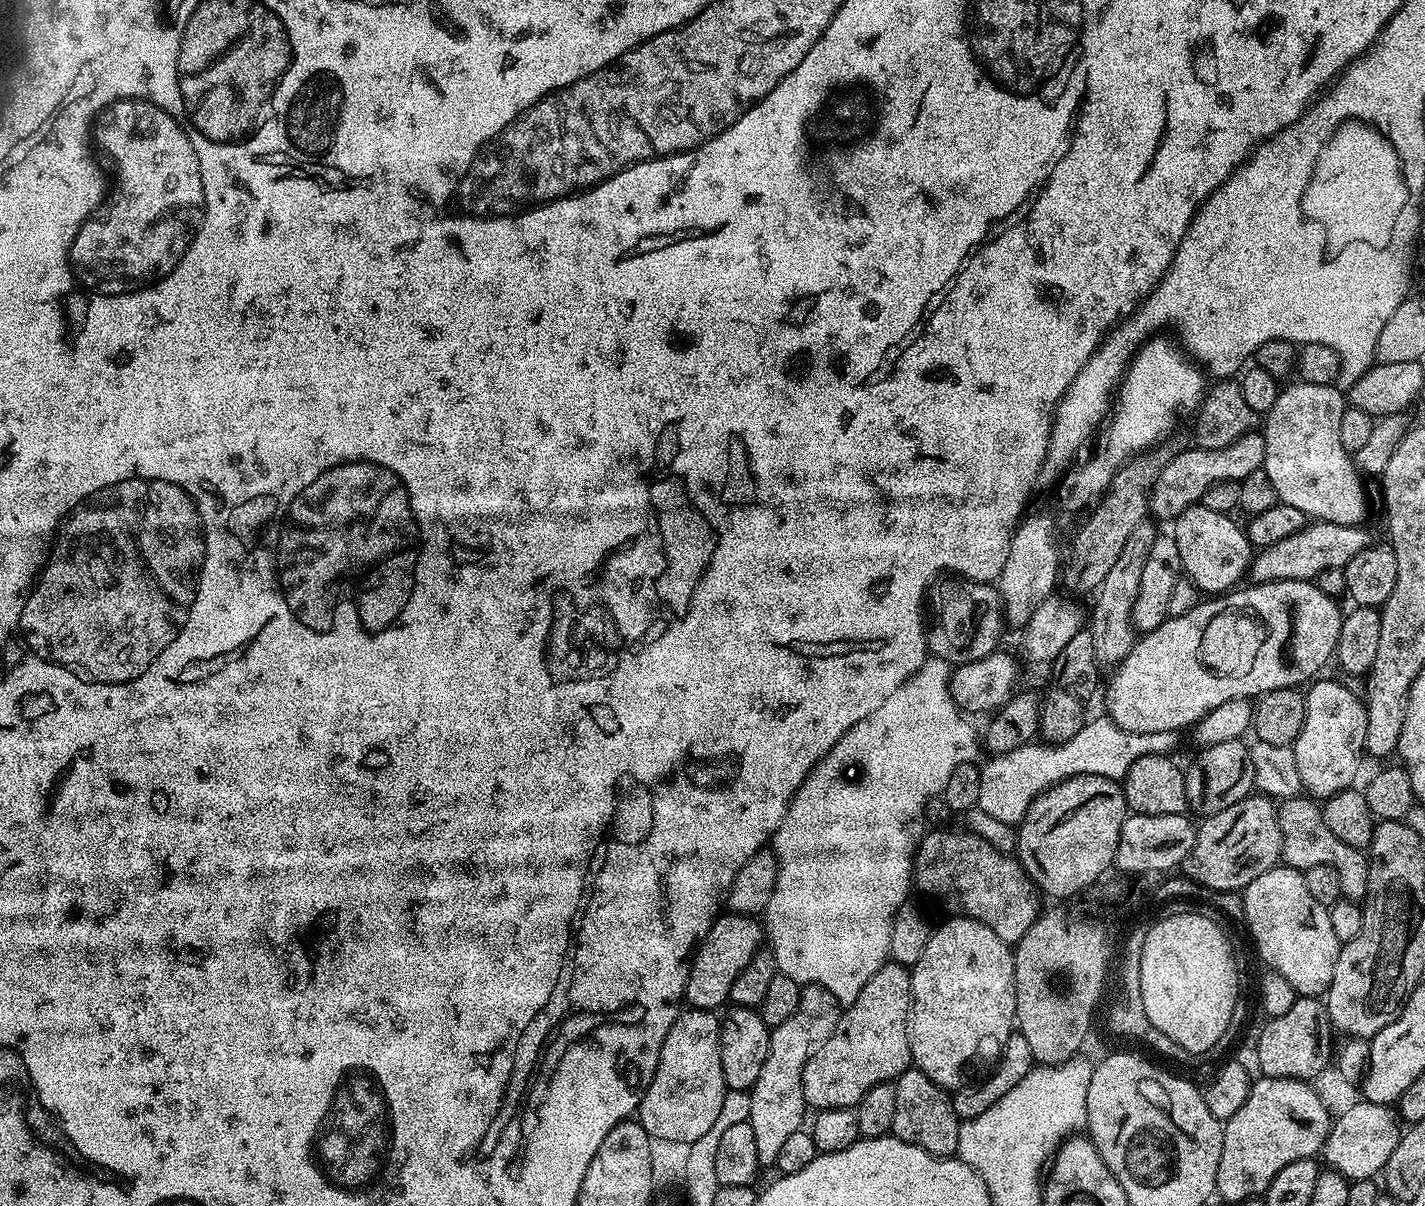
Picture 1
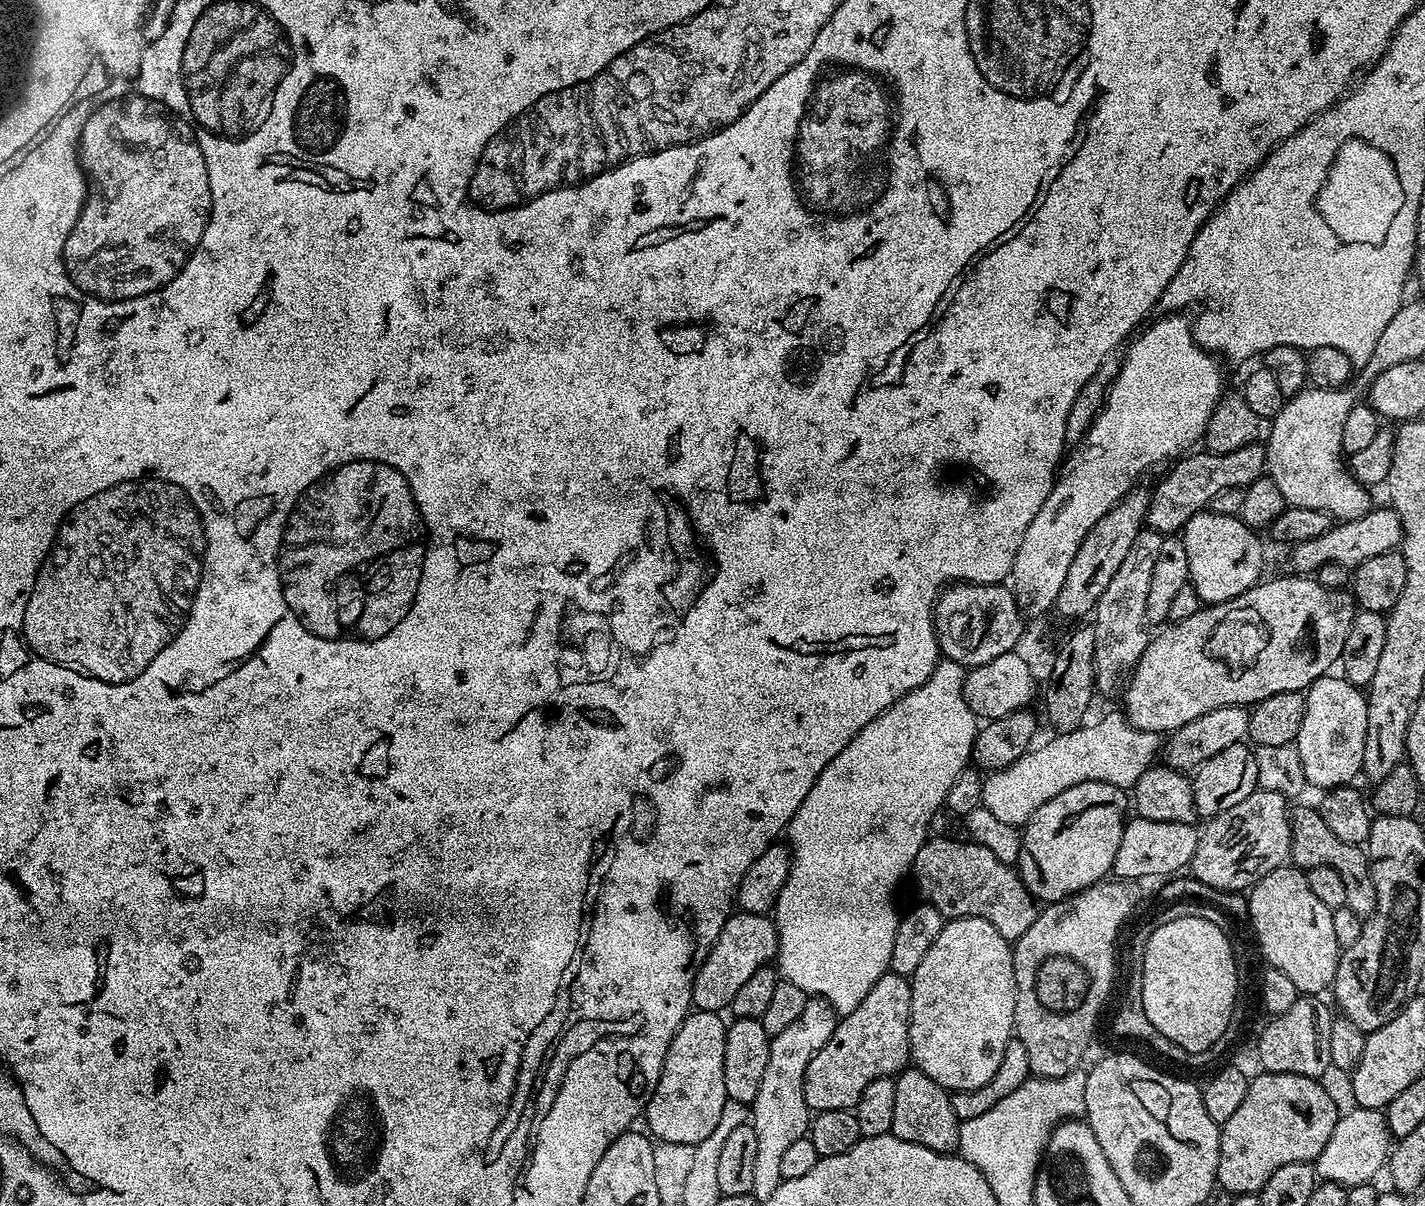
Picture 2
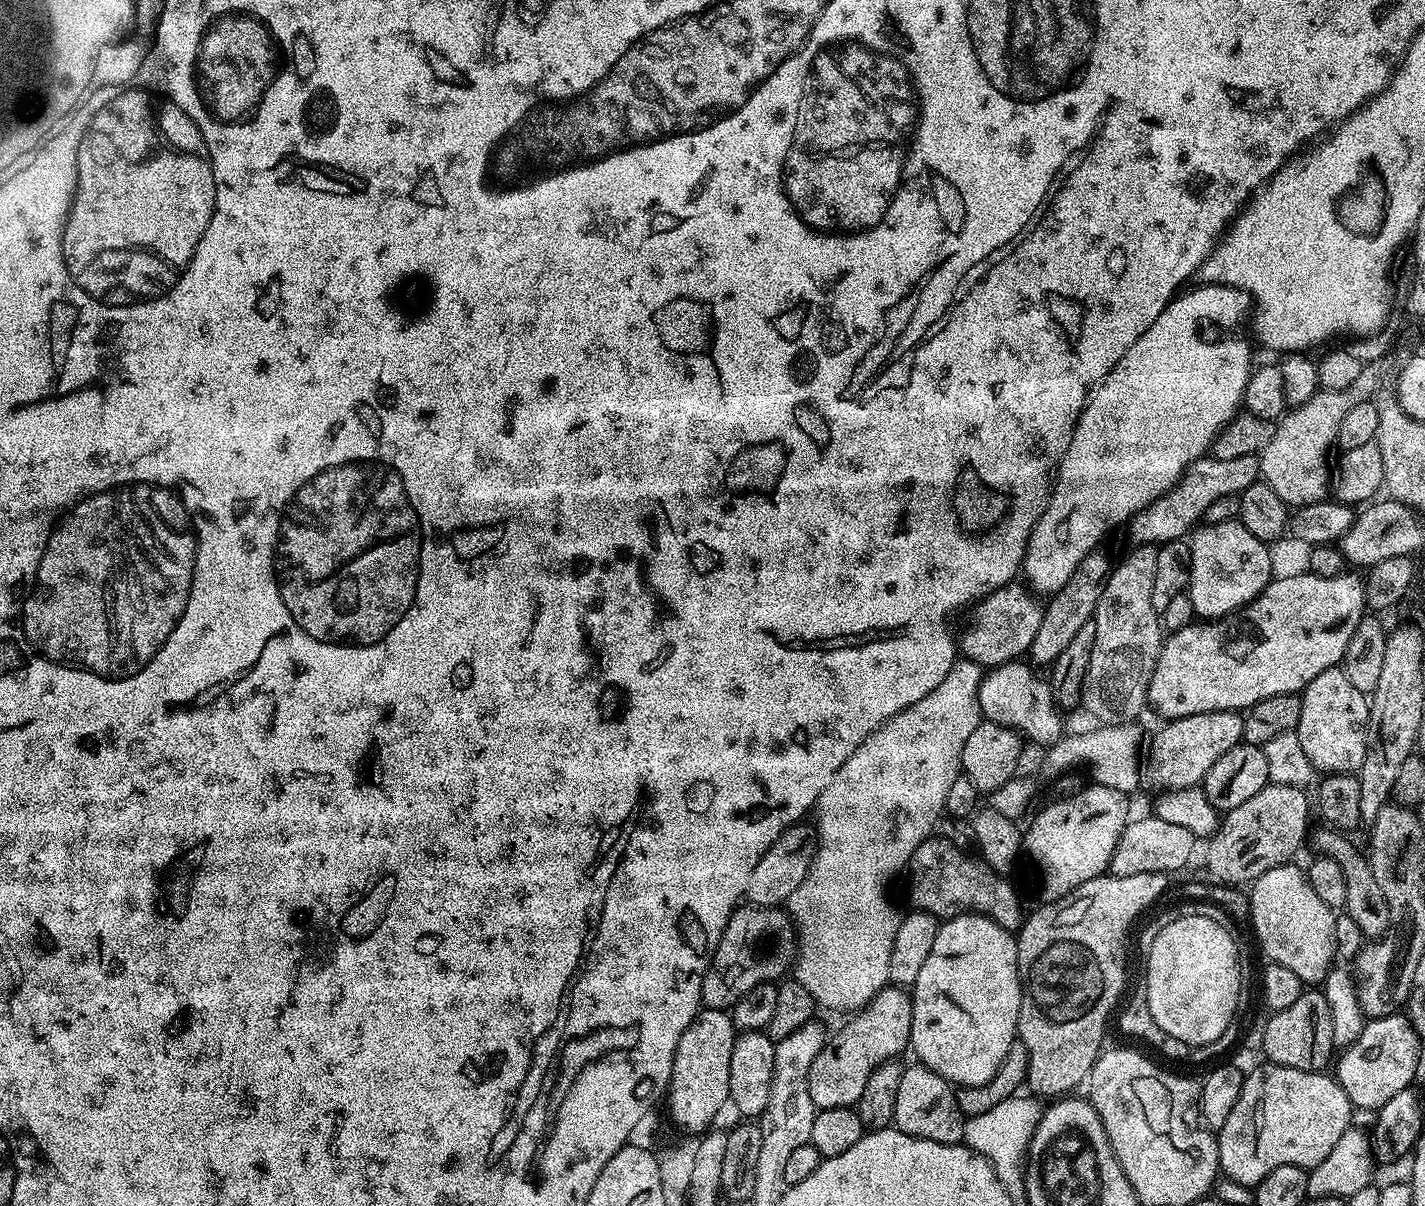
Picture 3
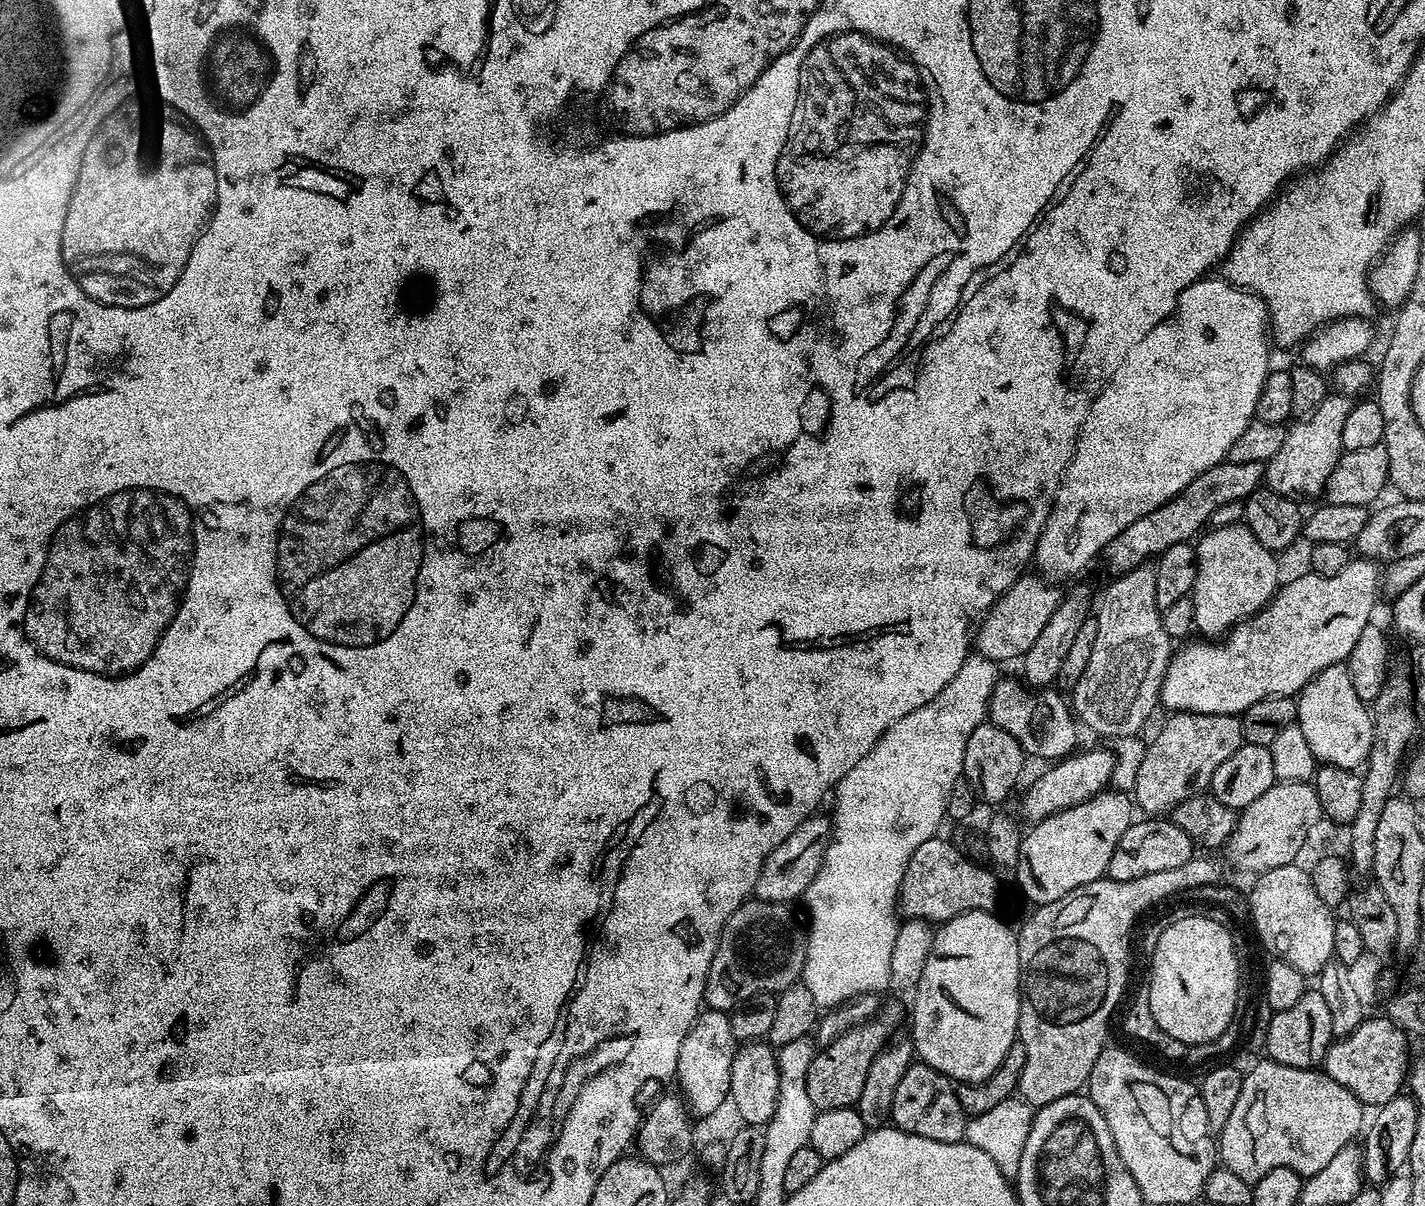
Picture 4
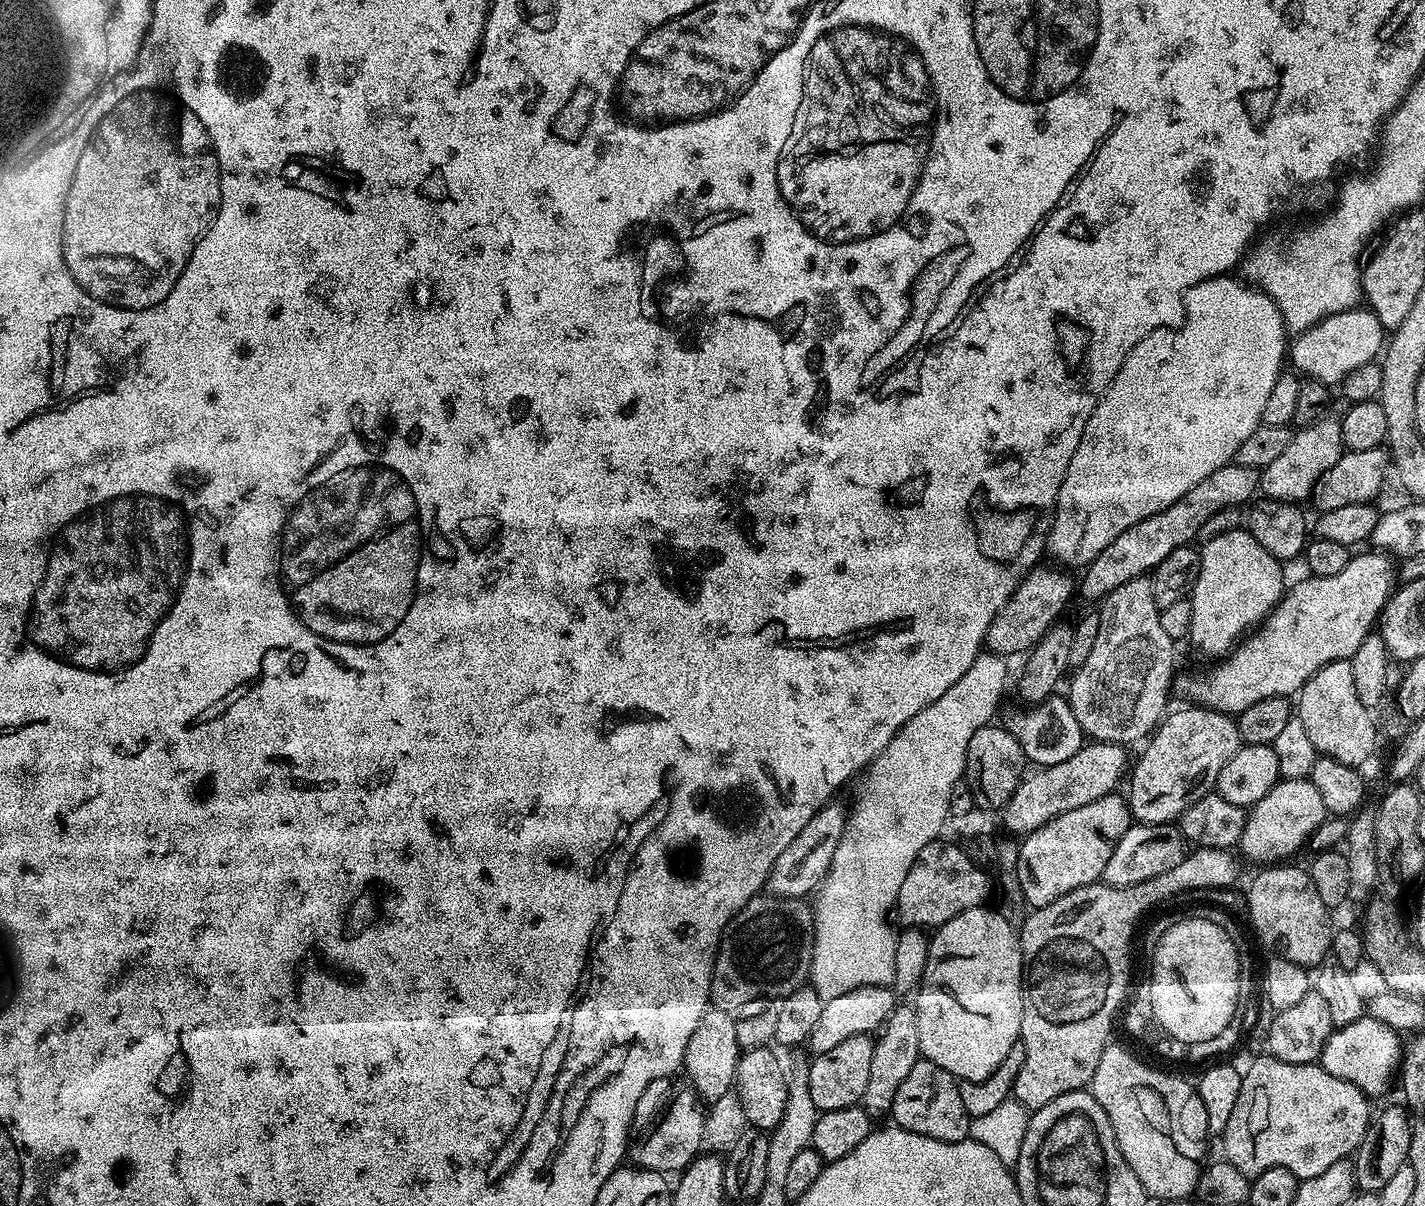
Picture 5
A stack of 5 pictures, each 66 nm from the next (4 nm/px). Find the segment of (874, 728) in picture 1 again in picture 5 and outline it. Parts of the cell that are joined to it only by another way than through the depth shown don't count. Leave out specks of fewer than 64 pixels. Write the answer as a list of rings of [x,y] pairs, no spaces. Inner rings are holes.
[[[991,650],[981,651],[980,656],[974,658],[974,666],[970,666],[970,670],[966,670],[966,674],[962,674],[962,678],[958,678],[958,682],[954,682],[938,702],[914,714],[914,718],[898,730],[895,738],[876,755],[867,769],[868,796],[861,798],[856,809],[851,809],[848,825],[844,828],[838,850],[834,852],[834,862],[815,897],[816,945],[812,955],[810,987],[823,1000],[838,998],[855,988],[892,984],[897,933],[892,932],[888,925],[888,916],[890,920],[898,890],[902,890],[910,866],[914,866],[924,847],[939,837],[944,820],[950,816],[951,791],[956,783],[964,780],[966,746],[970,746],[974,730],[993,723],[992,715],[1008,684],[1008,664],[1005,657]]]

